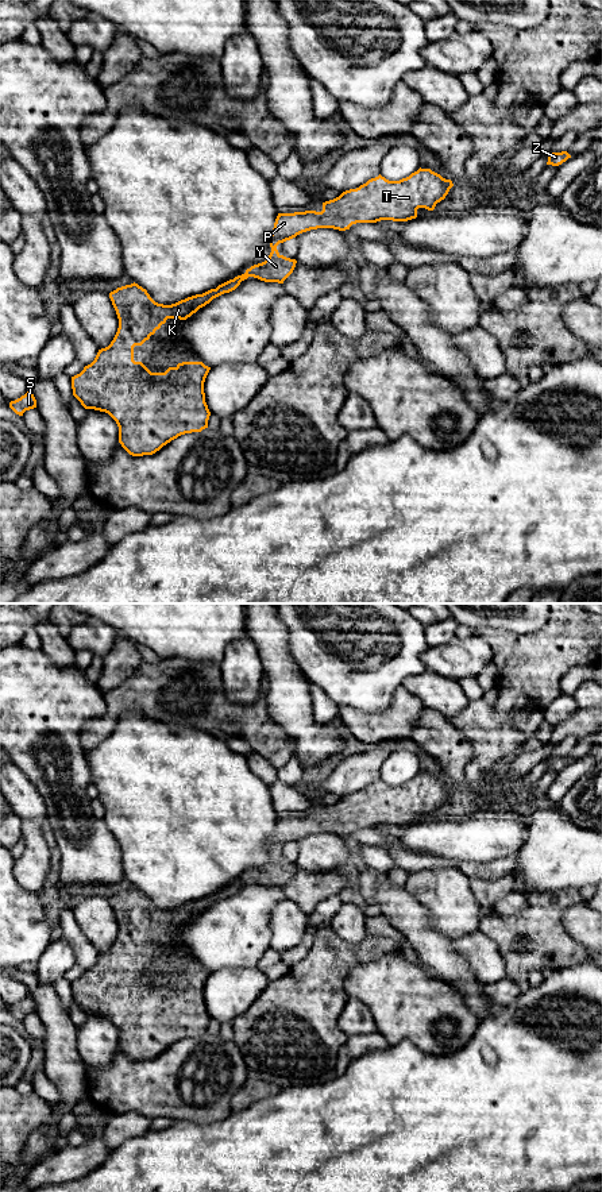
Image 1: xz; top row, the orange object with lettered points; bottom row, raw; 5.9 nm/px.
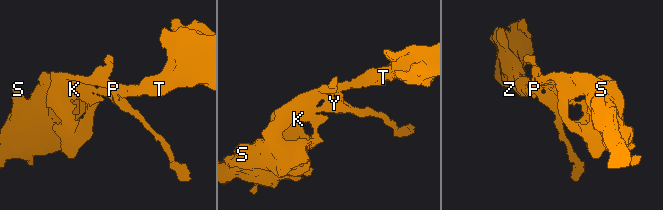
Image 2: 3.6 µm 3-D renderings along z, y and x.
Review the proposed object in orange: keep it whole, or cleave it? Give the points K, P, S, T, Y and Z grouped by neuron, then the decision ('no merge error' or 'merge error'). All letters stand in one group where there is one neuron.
K P S T Y Z | no merge error

